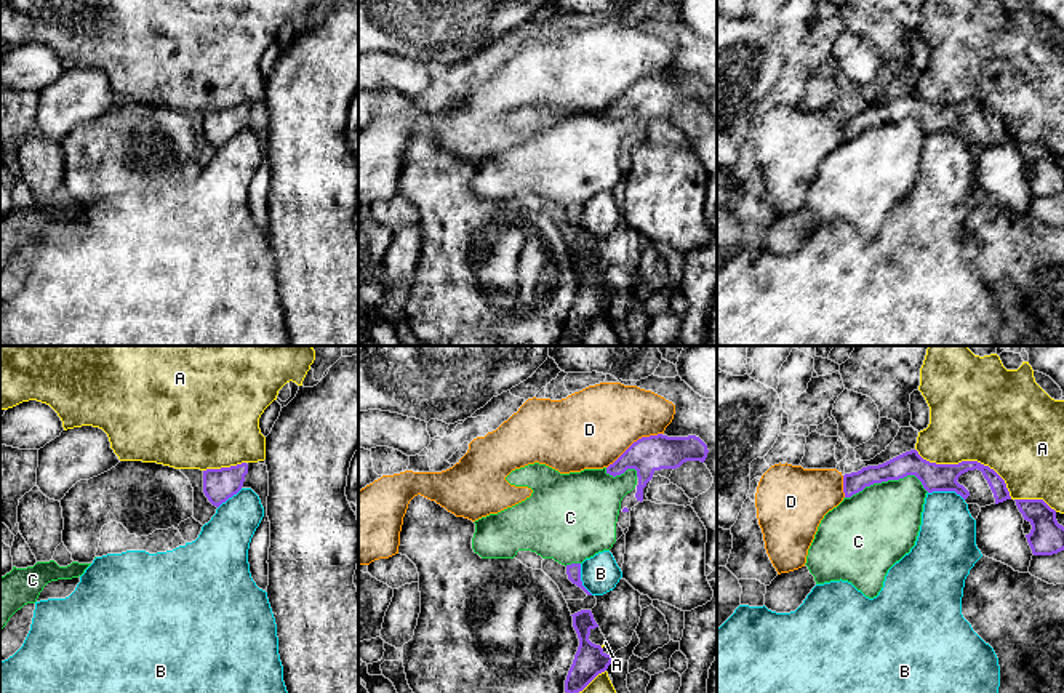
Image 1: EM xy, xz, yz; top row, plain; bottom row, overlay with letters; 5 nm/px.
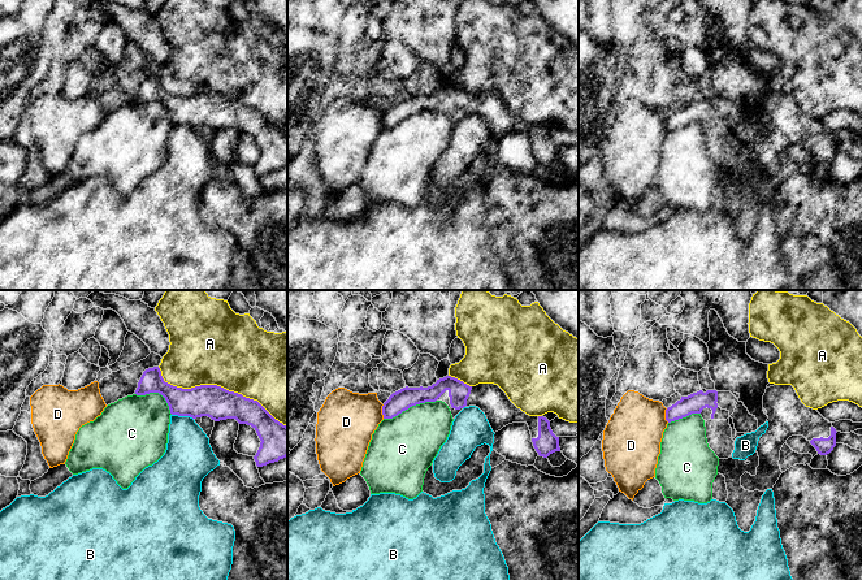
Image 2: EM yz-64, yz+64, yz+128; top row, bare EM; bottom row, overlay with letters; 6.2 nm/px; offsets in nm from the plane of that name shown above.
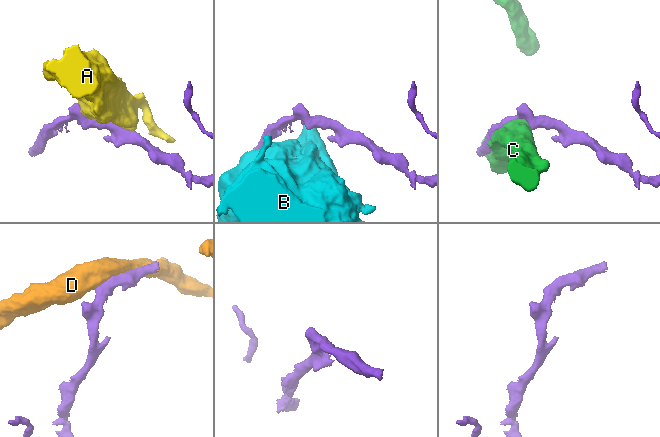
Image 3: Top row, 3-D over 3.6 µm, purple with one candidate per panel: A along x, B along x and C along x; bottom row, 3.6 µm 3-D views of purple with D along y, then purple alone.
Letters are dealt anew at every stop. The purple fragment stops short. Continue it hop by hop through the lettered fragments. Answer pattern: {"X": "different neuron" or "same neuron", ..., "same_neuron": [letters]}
{"A": "different neuron", "B": "different neuron", "C": "different neuron", "D": "different neuron", "same_neuron": []}

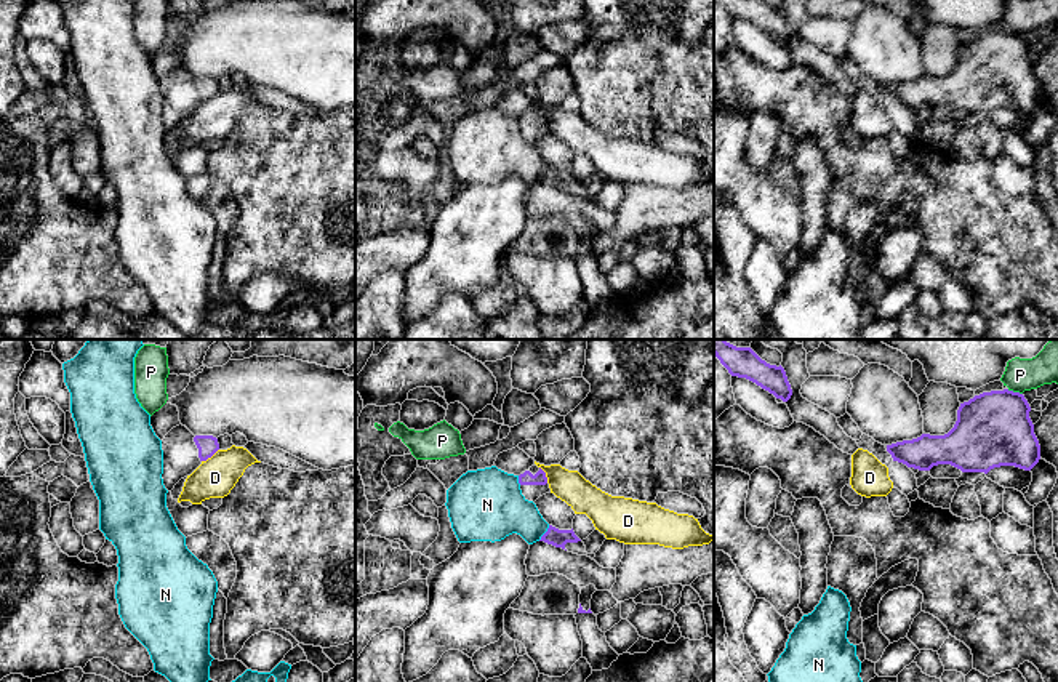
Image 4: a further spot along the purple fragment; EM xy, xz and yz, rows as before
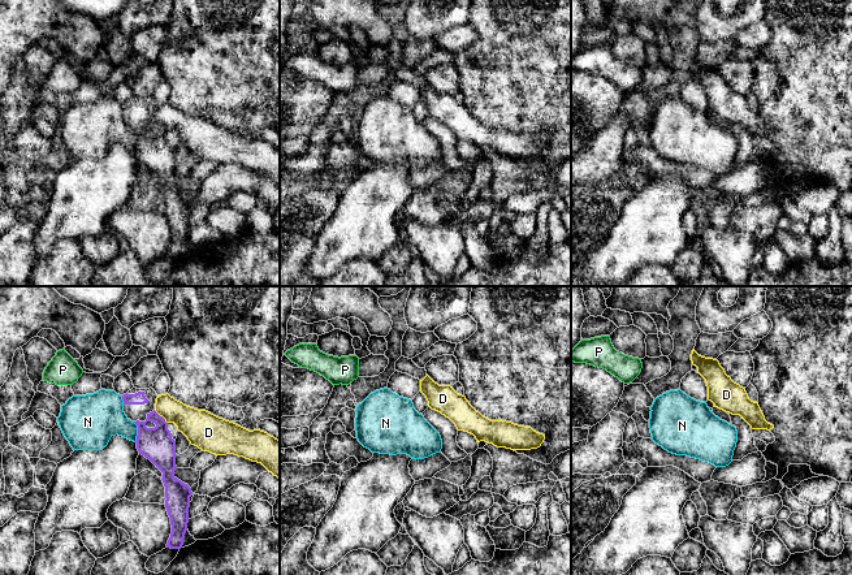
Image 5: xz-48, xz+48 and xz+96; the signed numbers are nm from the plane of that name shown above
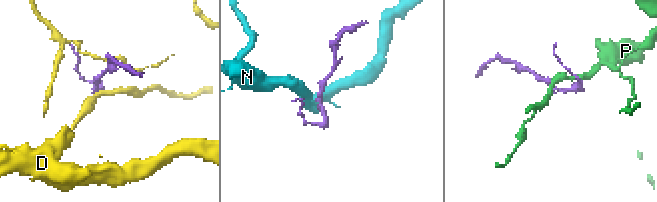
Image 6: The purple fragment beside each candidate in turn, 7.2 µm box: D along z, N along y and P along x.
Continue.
{"D": "different neuron", "N": "different neuron", "P": "different neuron", "same_neuron": []}

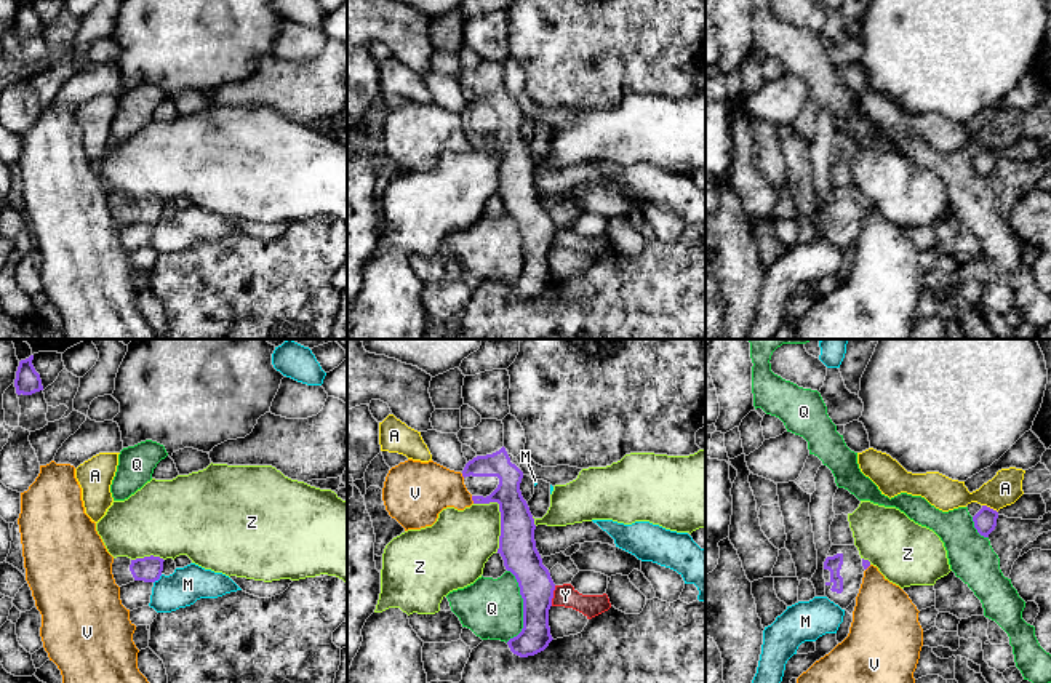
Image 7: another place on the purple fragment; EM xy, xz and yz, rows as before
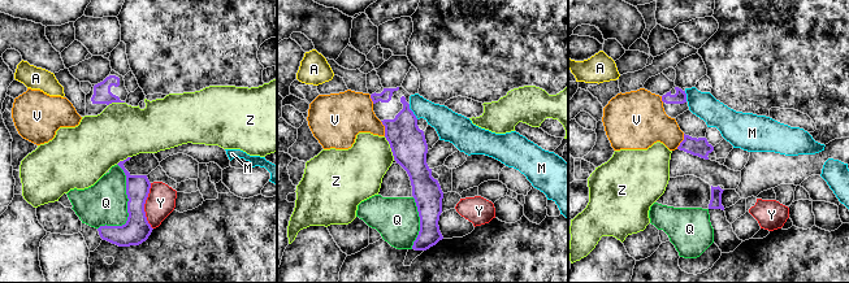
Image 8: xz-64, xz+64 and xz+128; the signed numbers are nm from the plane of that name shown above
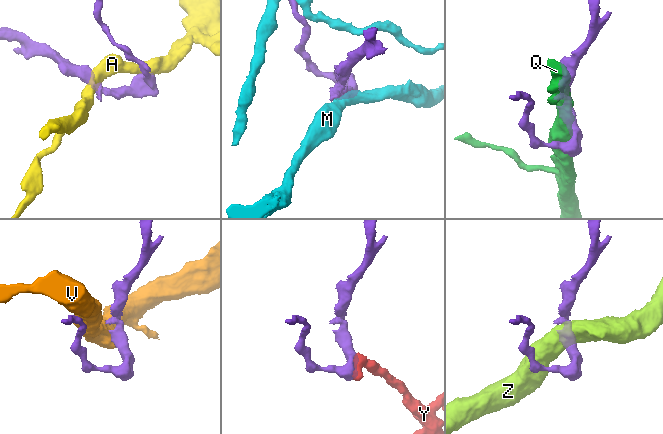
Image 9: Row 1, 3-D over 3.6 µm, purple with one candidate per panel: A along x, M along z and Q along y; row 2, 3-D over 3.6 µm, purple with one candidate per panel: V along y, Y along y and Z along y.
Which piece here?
{"A": "different neuron", "M": "different neuron", "Q": "different neuron", "V": "different neuron", "Y": "different neuron", "Z": "different neuron", "same_neuron": []}

